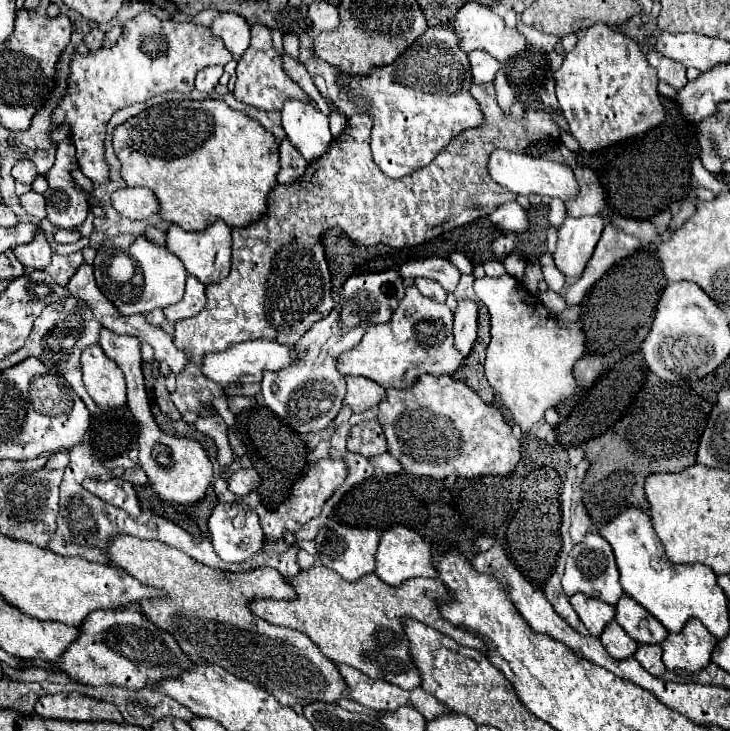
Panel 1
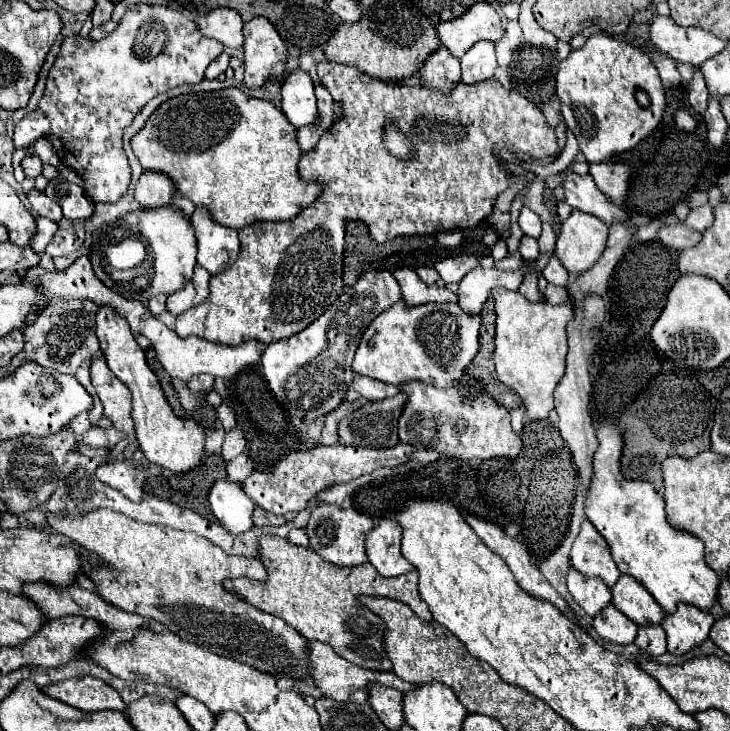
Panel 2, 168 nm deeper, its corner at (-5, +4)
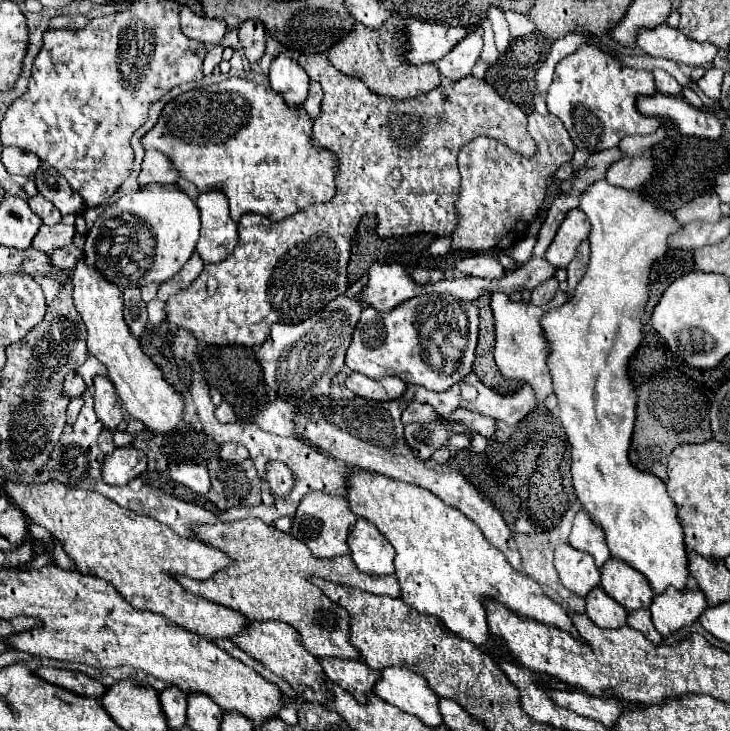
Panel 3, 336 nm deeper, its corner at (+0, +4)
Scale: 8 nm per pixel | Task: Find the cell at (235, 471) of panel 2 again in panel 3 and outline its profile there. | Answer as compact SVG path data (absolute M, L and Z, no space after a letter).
M228 442L228 444L222 444L220 446L220 456L224 460L232 460L232 462L240 462L240 460L246 460L248 458L248 452L242 444L236 444L236 442Z

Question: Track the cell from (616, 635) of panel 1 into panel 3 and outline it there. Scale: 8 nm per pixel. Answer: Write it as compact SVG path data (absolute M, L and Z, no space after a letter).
M600 586L586 596L586 614L600 628L620 628L626 624L628 612L614 598L610 598Z

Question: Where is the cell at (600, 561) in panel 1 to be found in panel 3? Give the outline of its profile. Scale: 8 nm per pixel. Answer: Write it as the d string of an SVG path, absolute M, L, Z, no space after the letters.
M582 508L574 518L574 526L570 532L570 544L578 550L590 552L596 560L596 566L602 568L606 560L610 560L610 550L606 548L606 540L602 536L602 528L590 520L590 514Z

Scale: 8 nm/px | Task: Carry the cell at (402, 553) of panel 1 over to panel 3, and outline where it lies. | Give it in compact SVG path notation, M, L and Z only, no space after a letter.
M358 518L350 532L348 548L358 570L368 574L394 574L394 548L368 520Z

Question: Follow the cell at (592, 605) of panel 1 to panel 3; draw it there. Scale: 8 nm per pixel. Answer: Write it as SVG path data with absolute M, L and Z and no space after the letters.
M568 542L556 546L554 566L562 584L578 596L586 596L594 586L600 584L600 570L596 568L594 558L586 552L570 548Z

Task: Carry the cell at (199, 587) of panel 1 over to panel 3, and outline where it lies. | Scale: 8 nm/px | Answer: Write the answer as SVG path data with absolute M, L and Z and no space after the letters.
M6 480L4 490L34 524L44 526L62 542L64 552L76 562L80 572L108 580L134 608L162 614L208 640L226 640L246 628L248 620L242 612L194 596L172 578L172 574L186 574L196 580L206 580L230 564L224 552L194 538L182 538L158 520L130 512L92 490L70 488L56 480L48 480L46 484Z

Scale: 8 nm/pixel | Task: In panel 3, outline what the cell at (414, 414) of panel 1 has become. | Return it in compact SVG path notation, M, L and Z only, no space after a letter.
M410 402L406 406L406 410L402 412L402 422L404 424L410 424L410 422L420 422L420 424L426 424L426 422L436 422L438 416L436 412L430 408L430 404L420 404L420 402Z

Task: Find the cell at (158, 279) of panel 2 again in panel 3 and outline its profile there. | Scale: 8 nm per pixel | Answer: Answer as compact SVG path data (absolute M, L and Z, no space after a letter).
M148 184L138 192L124 194L112 206L104 208L104 212L98 216L92 230L88 232L84 256L90 266L102 270L102 274L110 282L118 284L124 290L128 286L144 286L150 282L170 280L192 256L192 242L196 246L198 236L200 236L200 212L196 202L186 192L182 192L178 184Z

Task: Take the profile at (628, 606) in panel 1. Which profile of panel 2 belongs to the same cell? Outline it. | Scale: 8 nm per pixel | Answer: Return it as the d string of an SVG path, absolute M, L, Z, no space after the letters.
M621 576L611 592L613 592L611 604L637 626L655 626L663 622L665 612L659 608L653 596L641 584L637 584L635 578Z

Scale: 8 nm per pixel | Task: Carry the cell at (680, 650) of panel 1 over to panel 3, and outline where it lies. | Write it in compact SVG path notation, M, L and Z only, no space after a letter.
M668 588L662 594L656 594L650 604L652 622L662 636L670 636L678 628L696 622L706 608L708 604L702 590L688 588Z

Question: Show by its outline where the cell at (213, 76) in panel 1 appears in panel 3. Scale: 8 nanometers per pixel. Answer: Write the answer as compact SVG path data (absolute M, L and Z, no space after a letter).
M216 44L216 46L212 46L212 48L208 50L206 60L204 60L204 74L206 74L206 76L210 76L212 70L220 64L222 52L224 52L224 46L222 46L222 44Z

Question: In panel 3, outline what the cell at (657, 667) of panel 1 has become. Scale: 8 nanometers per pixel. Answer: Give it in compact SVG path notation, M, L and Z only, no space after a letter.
M634 610L634 612L630 612L628 614L628 626L630 628L636 628L636 630L640 630L650 642L654 642L654 644L660 644L662 642L662 636L660 636L660 632L654 628L654 624L652 624L652 618L650 618L650 610Z

